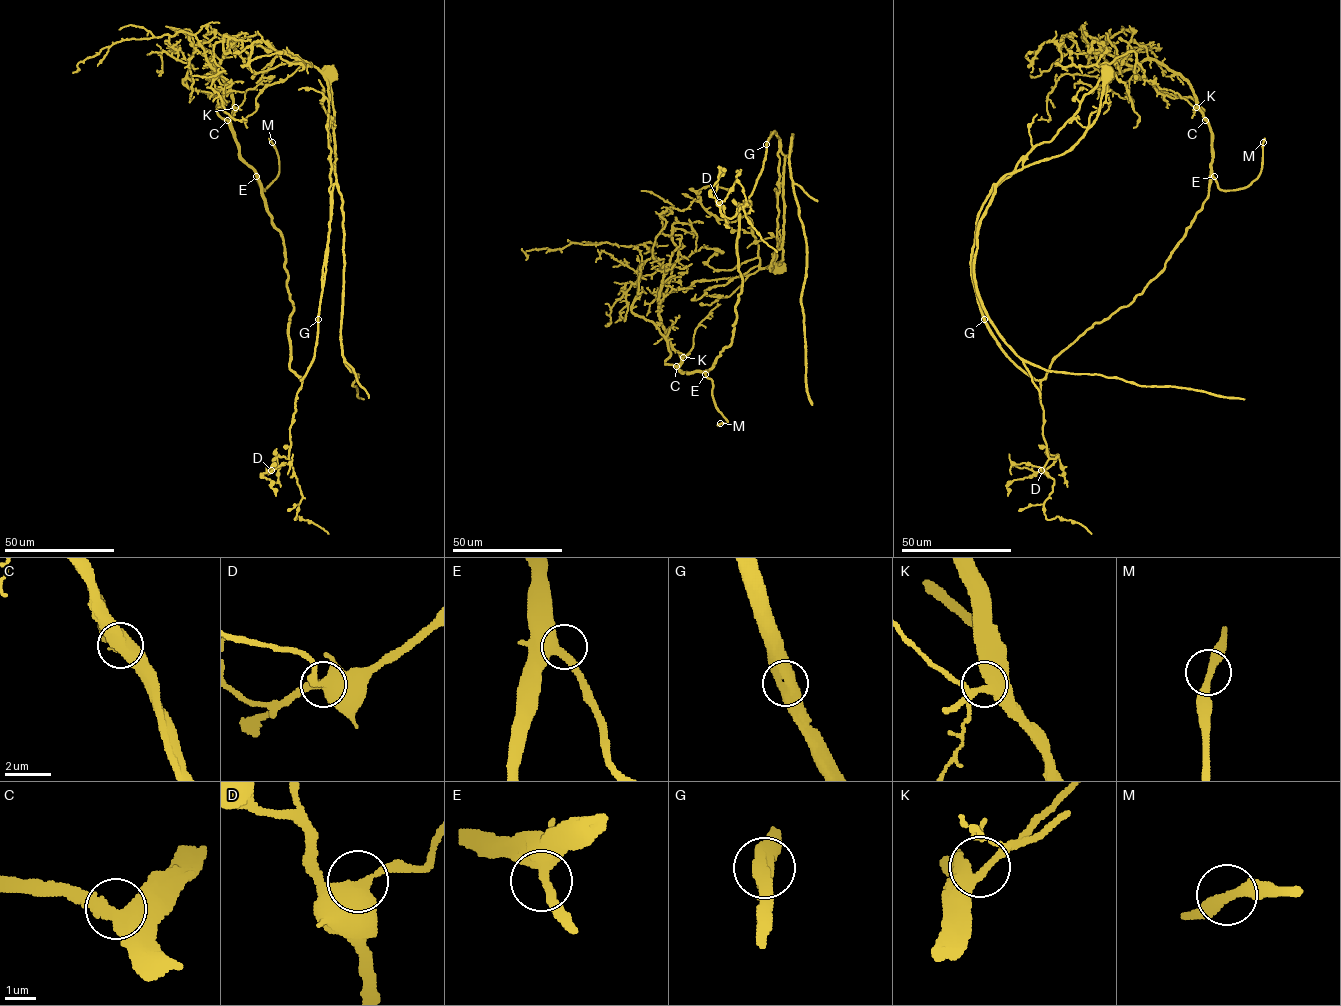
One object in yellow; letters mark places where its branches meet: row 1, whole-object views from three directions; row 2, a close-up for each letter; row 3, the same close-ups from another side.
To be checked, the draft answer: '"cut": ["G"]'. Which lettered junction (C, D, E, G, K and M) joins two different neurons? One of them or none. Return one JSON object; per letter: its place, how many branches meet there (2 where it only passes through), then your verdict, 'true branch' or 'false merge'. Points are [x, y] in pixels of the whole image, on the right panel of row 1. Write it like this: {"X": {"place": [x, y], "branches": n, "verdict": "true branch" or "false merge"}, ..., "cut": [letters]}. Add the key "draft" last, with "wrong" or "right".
{"C": {"place": [1205, 120], "branches": 2, "verdict": "true branch"}, "D": {"place": [1041, 470], "branches": 2, "verdict": "true branch"}, "E": {"place": [1214, 176], "branches": 2, "verdict": "true branch"}, "G": {"place": [984, 319], "branches": 2, "verdict": "false merge"}, "K": {"place": [1196, 107], "branches": 2, "verdict": "true branch"}, "M": {"place": [1263, 142], "branches": 2, "verdict": "true branch"}, "cut": ["G"], "draft": "right"}

